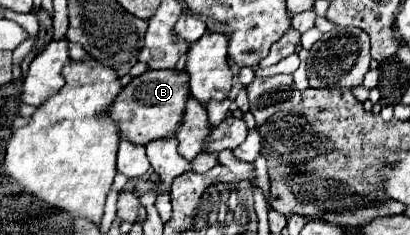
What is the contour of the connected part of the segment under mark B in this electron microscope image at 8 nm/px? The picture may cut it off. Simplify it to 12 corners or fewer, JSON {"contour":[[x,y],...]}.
{"contour":[[145,71],[109,117],[135,145],[175,137],[187,71]]}

